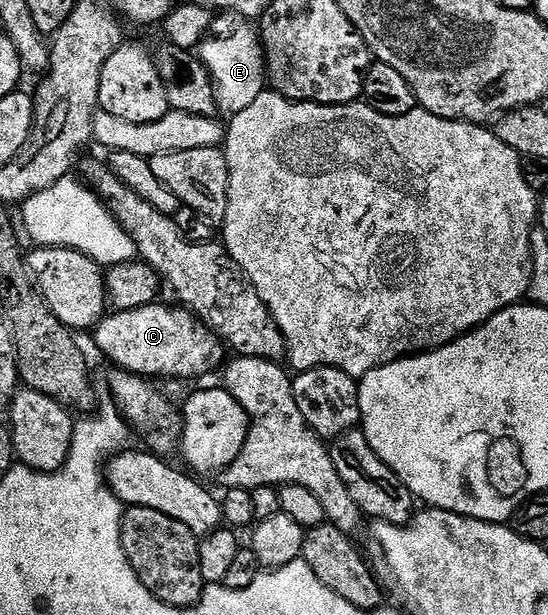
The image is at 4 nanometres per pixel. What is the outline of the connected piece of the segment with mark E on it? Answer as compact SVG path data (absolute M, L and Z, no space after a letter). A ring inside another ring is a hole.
M251 26L236 28L228 35L211 36L199 48L199 58L214 80L219 110L226 115L244 111L266 91L268 74L266 71L266 53L261 38Z

